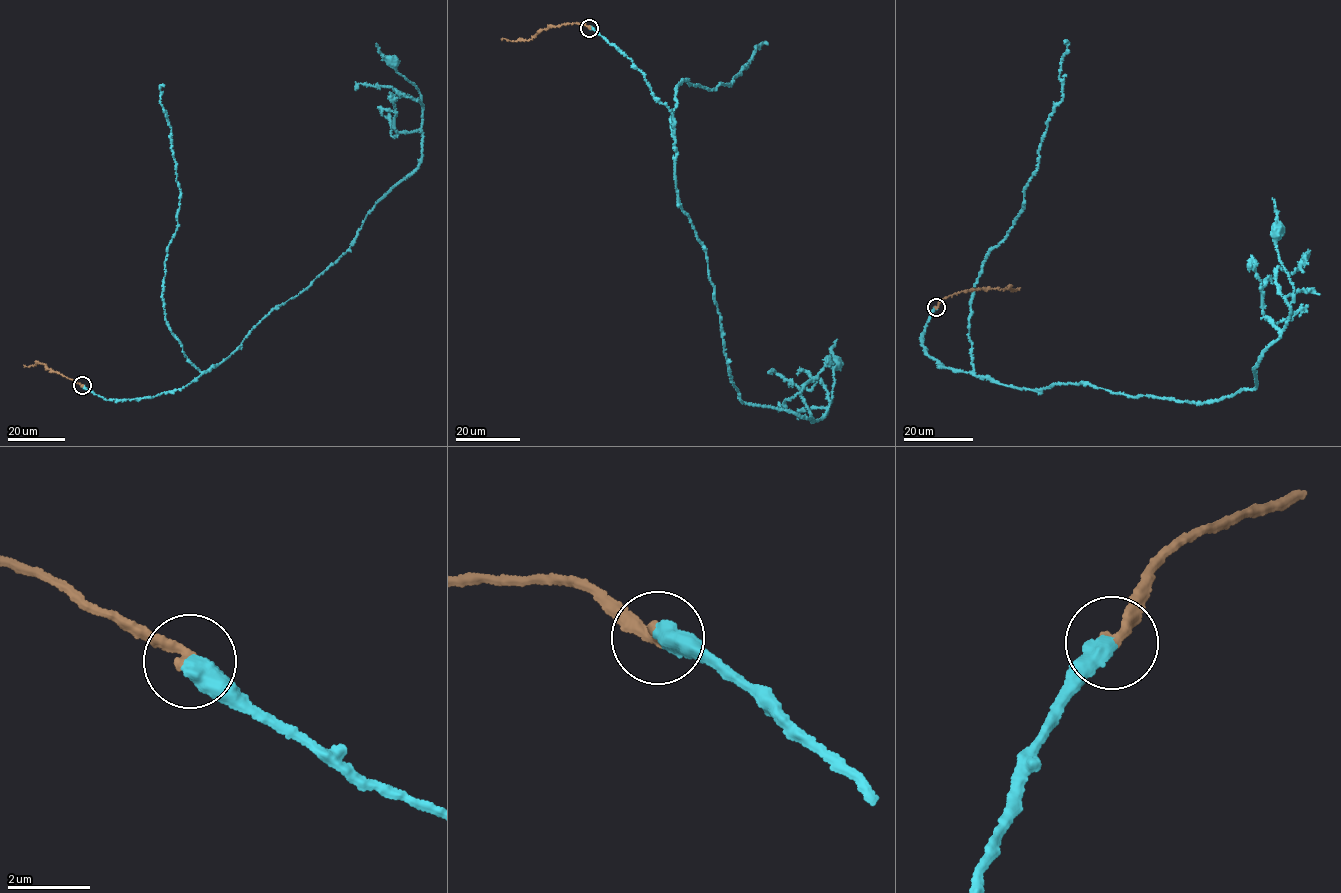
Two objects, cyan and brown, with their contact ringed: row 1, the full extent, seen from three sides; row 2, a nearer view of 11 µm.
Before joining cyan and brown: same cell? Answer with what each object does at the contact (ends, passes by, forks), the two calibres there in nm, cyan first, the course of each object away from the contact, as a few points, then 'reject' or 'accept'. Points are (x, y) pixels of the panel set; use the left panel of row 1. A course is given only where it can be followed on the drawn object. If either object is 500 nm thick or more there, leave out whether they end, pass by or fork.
cyan ends; brown ends; calibres 480 and 280 nm; course cyan (82, 385), (112, 400), (183, 387), (340, 258), (422, 155), (421, 95), (392, 62); course brown (82, 385), (48, 369), (45, 364), (24, 365); accept

